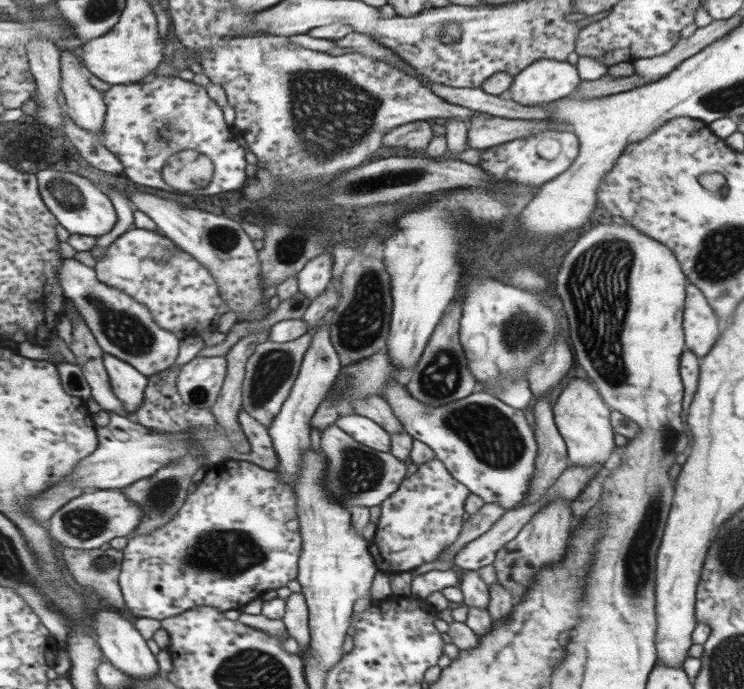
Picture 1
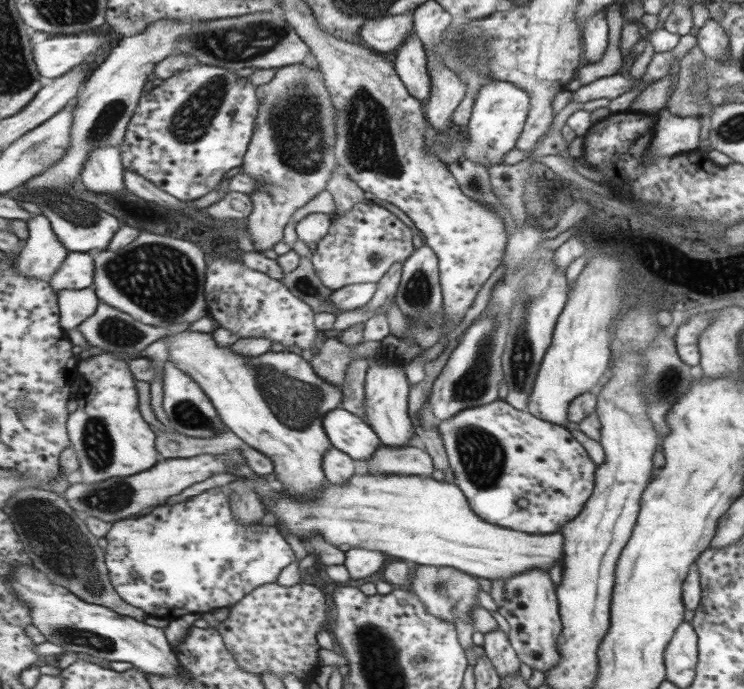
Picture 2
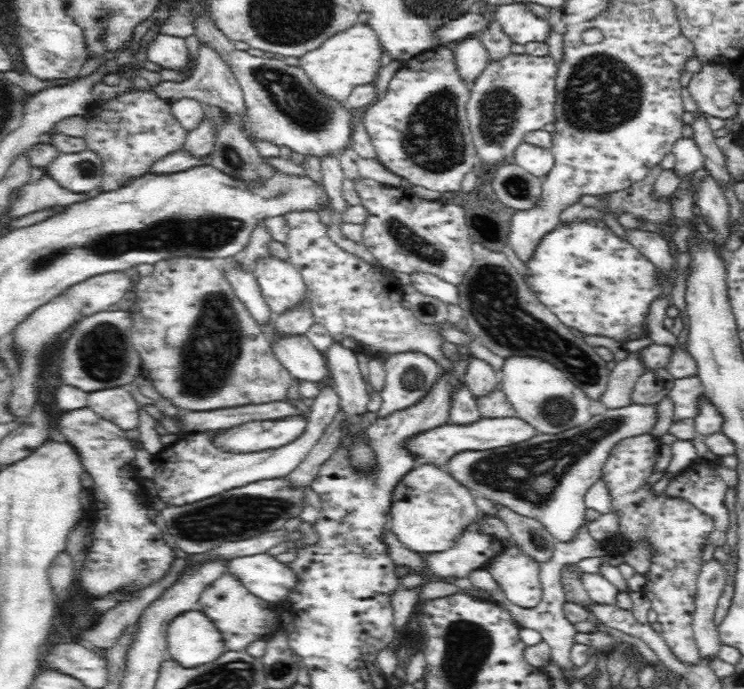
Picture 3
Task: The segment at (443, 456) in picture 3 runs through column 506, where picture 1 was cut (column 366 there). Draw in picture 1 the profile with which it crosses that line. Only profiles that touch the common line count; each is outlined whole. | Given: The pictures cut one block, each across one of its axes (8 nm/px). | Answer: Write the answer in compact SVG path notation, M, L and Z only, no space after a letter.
M352 414L340 416L335 422L340 430L344 430L364 446L377 451L390 452L391 434L380 427L377 422L364 415Z

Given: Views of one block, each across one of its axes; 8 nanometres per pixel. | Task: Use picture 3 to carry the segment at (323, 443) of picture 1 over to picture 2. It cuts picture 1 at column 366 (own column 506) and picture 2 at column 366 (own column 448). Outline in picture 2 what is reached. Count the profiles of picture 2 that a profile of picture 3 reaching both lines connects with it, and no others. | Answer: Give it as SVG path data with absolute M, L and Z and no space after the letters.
M381 444L374 456L366 461L366 472L369 474L422 476L432 474L434 469L434 459L421 445L393 447Z

